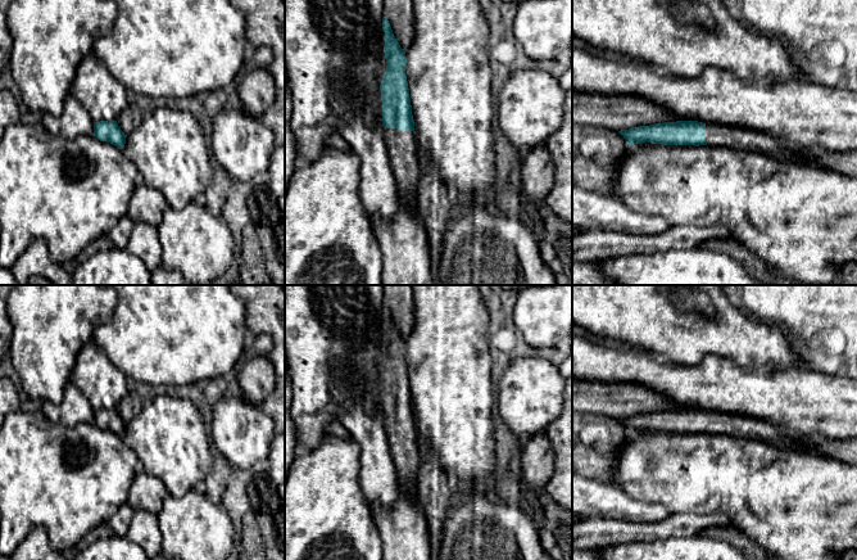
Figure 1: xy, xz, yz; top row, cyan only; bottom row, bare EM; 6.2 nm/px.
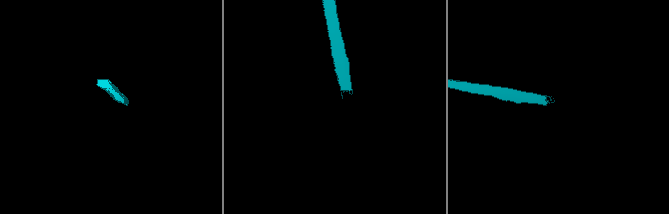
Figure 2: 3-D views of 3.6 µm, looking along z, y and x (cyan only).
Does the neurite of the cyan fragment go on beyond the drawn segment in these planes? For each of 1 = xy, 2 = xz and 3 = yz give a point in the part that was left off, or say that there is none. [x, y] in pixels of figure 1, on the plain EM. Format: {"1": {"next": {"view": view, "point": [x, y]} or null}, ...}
{"1": {"next": null}, "2": {"next": {"view": "xz", "point": [403, 438]}}, "3": {"next": {"view": "yz", "point": [717, 423]}}}

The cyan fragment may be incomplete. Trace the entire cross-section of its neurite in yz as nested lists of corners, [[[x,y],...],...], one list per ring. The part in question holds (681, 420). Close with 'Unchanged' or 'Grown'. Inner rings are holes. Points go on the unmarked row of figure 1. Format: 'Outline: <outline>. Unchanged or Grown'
Outline: [[[676,408],[638,414],[618,420],[624,424],[627,433],[643,432],[645,429],[663,433],[708,433],[754,439],[785,450],[813,453],[808,447],[785,435],[780,426],[730,412]]]. Grown

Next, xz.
Outline: [[[386,304],[382,307],[382,317],[385,320],[384,340],[387,351],[380,372],[384,424],[398,483],[420,501],[418,473],[421,455],[405,362],[405,338],[396,329]]]. Grown

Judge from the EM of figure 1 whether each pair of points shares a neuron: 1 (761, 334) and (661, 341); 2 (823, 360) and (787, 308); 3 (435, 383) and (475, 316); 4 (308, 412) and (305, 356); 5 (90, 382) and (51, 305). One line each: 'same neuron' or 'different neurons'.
1: same neuron
2: same neuron
3: same neuron
4: same neuron
5: different neurons

